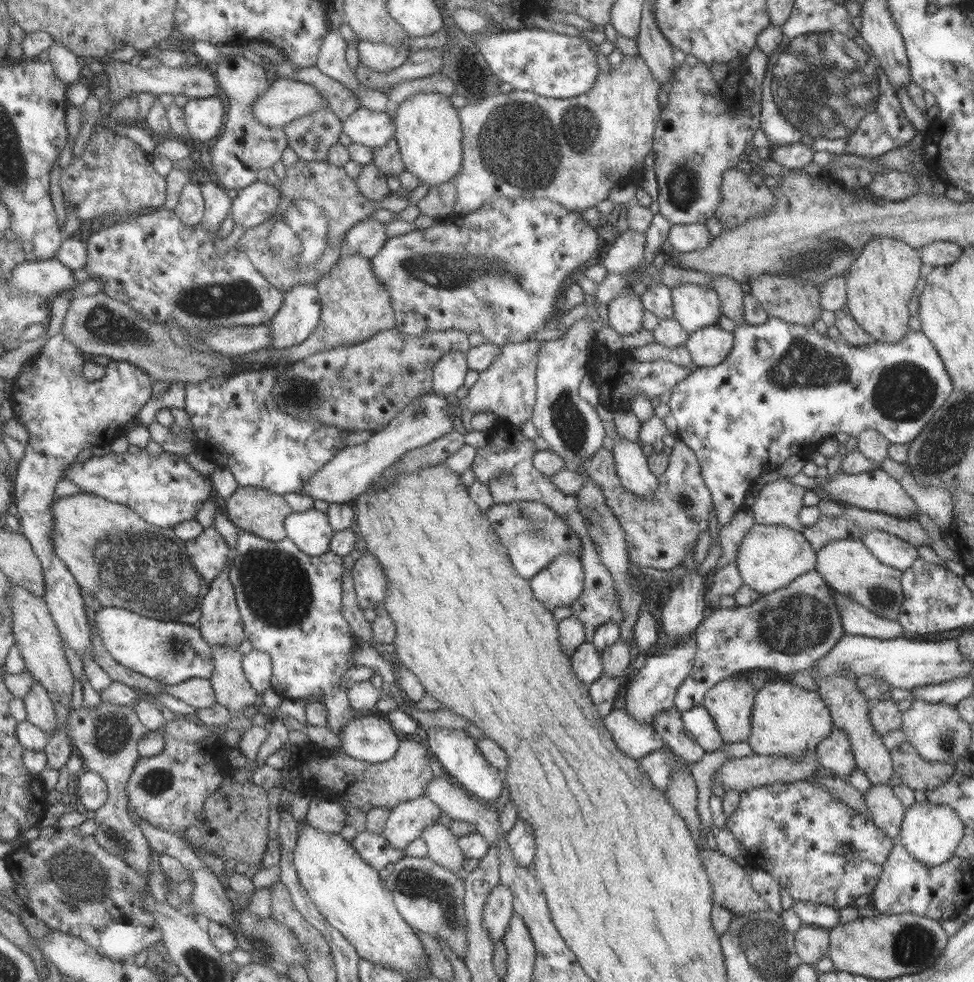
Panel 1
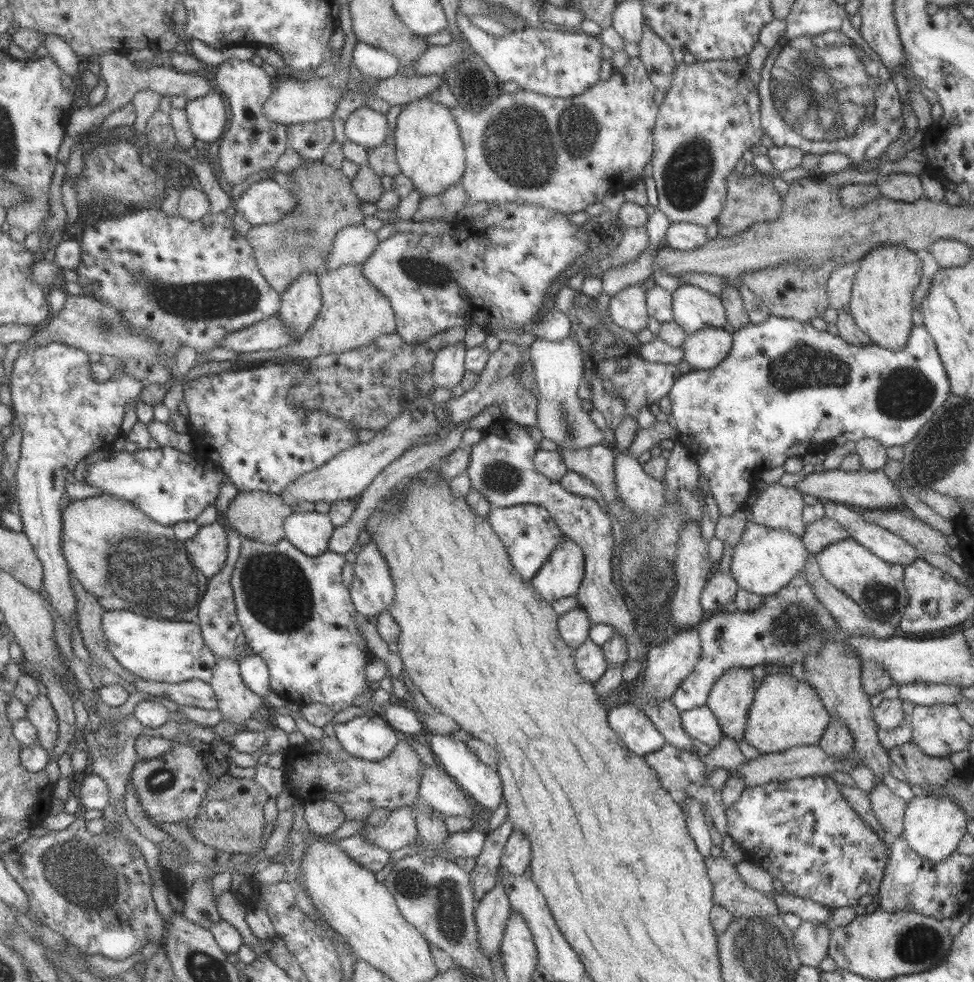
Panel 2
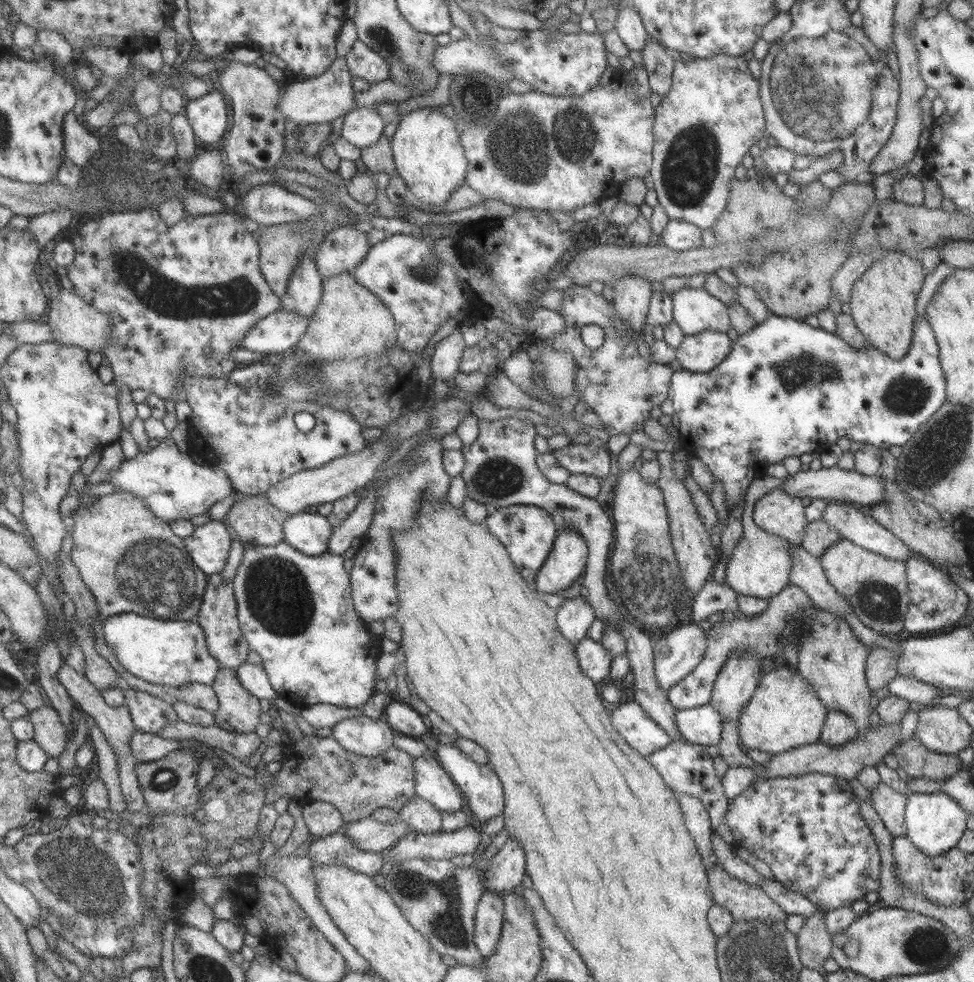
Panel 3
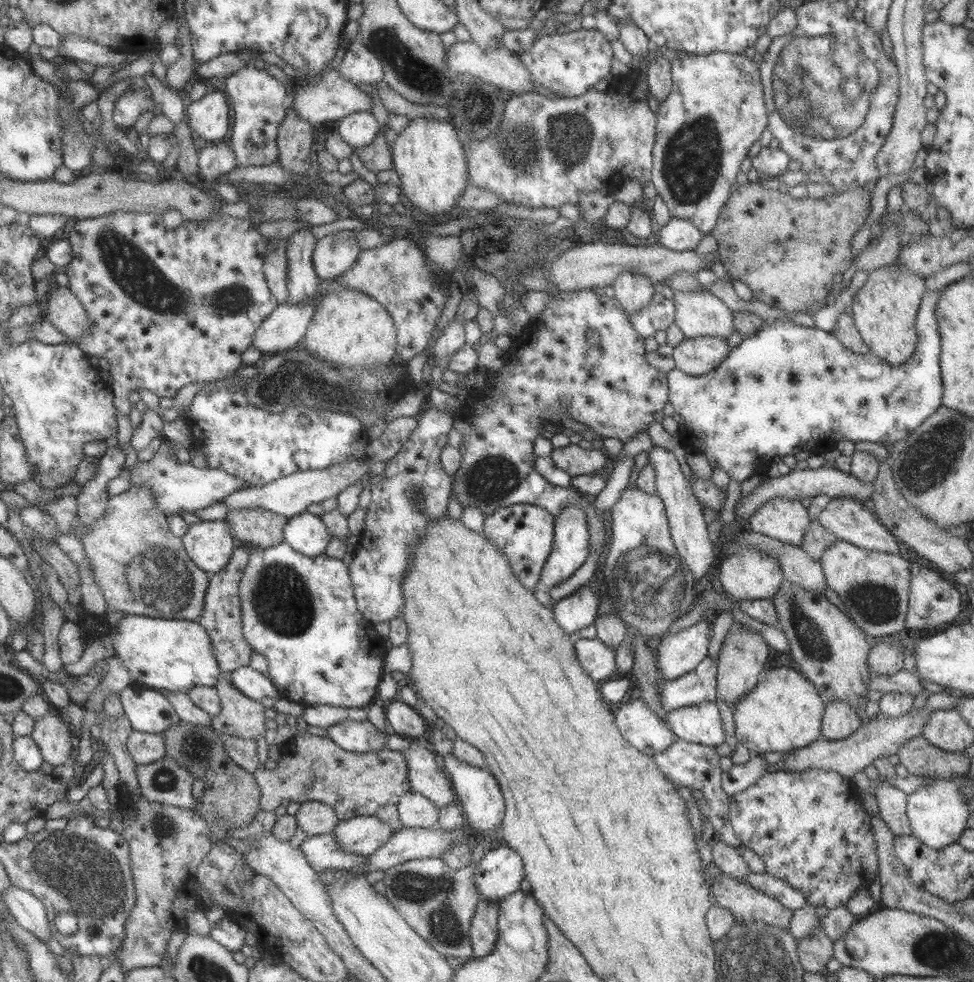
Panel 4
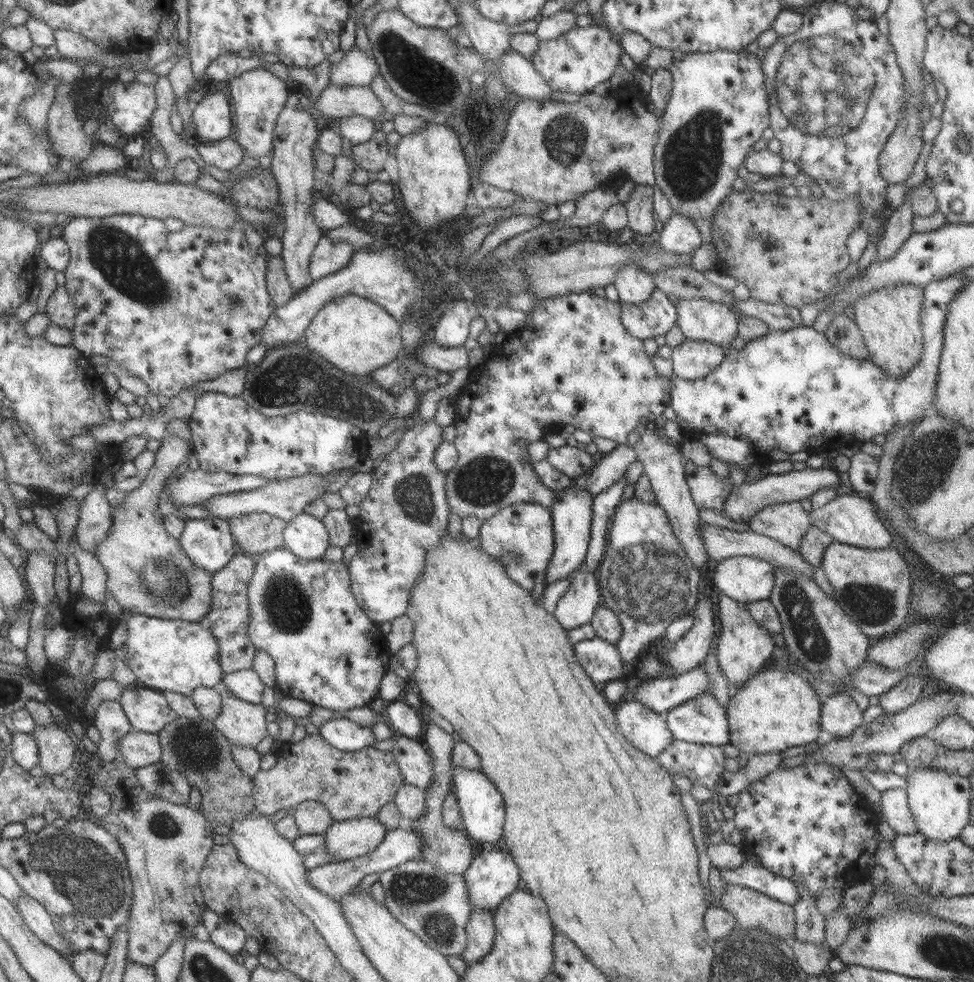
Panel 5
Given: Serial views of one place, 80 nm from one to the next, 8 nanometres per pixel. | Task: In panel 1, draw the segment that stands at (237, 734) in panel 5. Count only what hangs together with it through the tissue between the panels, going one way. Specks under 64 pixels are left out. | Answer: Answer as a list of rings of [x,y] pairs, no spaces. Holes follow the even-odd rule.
[[[213,646],[212,659],[214,669],[212,675],[208,678],[217,704],[224,706],[231,716],[241,715],[243,708],[254,704],[257,700],[257,691],[251,688],[251,685],[244,679],[241,668],[243,654],[231,648],[230,646]]]

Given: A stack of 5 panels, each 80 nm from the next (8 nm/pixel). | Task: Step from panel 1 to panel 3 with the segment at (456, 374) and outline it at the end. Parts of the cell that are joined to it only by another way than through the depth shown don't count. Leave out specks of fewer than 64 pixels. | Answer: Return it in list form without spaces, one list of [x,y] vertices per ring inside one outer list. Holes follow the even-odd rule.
[[[460,329],[452,330],[447,337],[441,339],[430,358],[431,381],[440,380],[445,383],[453,379],[455,372],[459,372],[458,362],[465,347]]]

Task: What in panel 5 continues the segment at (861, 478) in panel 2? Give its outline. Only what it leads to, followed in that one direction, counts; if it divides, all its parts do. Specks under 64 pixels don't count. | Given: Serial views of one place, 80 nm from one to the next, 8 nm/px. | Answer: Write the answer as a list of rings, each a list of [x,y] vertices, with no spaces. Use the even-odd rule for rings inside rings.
[[[805,467],[802,470],[790,470],[783,474],[767,474],[759,480],[751,483],[741,483],[739,486],[732,487],[723,501],[723,506],[719,509],[723,516],[736,523],[748,523],[749,520],[762,508],[771,504],[783,504],[785,502],[799,501],[809,498],[815,490],[819,488],[831,487],[842,491],[846,489],[844,476],[837,473],[834,469],[818,468],[810,469]]]

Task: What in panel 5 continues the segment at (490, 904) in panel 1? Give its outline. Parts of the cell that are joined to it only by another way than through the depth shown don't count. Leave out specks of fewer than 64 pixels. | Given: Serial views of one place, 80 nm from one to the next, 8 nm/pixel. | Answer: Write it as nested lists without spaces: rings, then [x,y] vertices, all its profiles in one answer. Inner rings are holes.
[[[473,910],[465,925],[466,945],[459,957],[467,964],[481,960],[492,947],[495,929],[492,910]]]

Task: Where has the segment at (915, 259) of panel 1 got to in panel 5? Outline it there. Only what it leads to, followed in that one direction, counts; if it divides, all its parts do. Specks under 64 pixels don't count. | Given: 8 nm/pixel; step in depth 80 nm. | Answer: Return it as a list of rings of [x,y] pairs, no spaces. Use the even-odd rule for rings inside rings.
[[[915,285],[881,287],[864,294],[853,303],[853,322],[858,326],[864,340],[868,359],[885,371],[889,377],[899,379],[907,375],[923,354],[919,311],[924,298],[924,288]]]

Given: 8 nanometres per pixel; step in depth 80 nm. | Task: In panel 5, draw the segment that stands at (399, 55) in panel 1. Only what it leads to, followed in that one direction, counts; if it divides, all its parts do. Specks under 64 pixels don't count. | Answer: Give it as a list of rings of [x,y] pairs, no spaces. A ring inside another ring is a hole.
[[[353,46],[343,60],[330,64],[328,82],[337,86],[369,85],[375,73],[378,66],[374,57]]]

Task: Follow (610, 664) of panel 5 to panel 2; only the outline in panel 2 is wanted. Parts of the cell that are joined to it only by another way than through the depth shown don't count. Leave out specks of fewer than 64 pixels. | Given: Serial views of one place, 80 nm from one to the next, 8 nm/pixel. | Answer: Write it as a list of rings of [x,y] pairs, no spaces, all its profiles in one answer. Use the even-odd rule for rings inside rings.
[[[587,637],[572,651],[577,672],[585,680],[592,683],[597,682],[608,667],[602,648]]]

